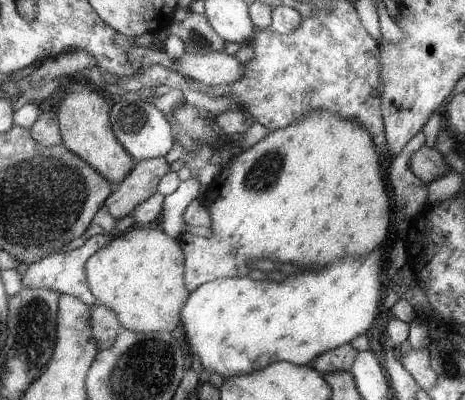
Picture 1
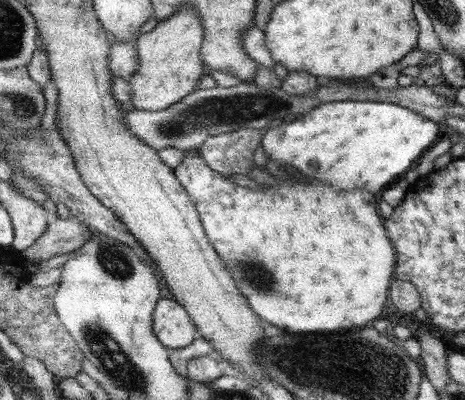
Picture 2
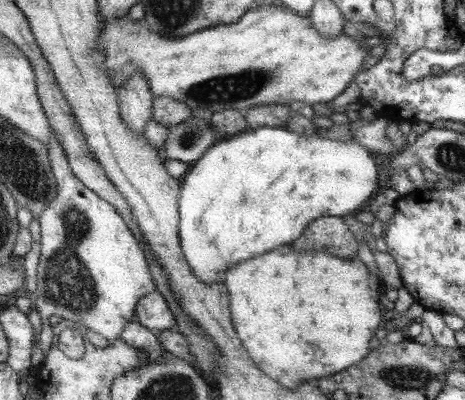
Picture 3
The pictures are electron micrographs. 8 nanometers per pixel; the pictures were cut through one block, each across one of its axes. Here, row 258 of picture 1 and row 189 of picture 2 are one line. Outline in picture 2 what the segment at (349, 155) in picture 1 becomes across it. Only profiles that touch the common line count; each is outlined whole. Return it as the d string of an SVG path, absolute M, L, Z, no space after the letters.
M195 150L187 152L183 162L175 168L175 176L201 216L207 242L221 262L225 262L233 282L241 286L241 296L261 322L295 334L333 332L351 326L363 328L379 318L387 300L391 272L395 272L393 256L397 254L393 254L389 234L377 216L375 204L379 204L379 200L375 200L375 194L365 190L333 190L317 180L293 180L293 176L281 180L279 186L267 186L267 190L249 190L215 172L211 186L211 168Z

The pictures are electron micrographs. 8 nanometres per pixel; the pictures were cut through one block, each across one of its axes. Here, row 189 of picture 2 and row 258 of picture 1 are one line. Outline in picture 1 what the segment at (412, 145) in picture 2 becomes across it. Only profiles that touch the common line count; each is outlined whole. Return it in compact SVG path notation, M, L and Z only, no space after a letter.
M381 248L373 250L363 258L343 256L313 272L313 268L301 268L299 274L287 276L283 282L253 280L249 276L237 278L217 278L205 282L193 294L189 294L185 306L181 308L179 326L183 328L183 340L191 352L201 362L201 366L219 374L225 380L239 374L251 374L273 362L291 362L295 366L307 366L317 356L349 344L351 338L361 336L369 330L379 304L381 286Z

